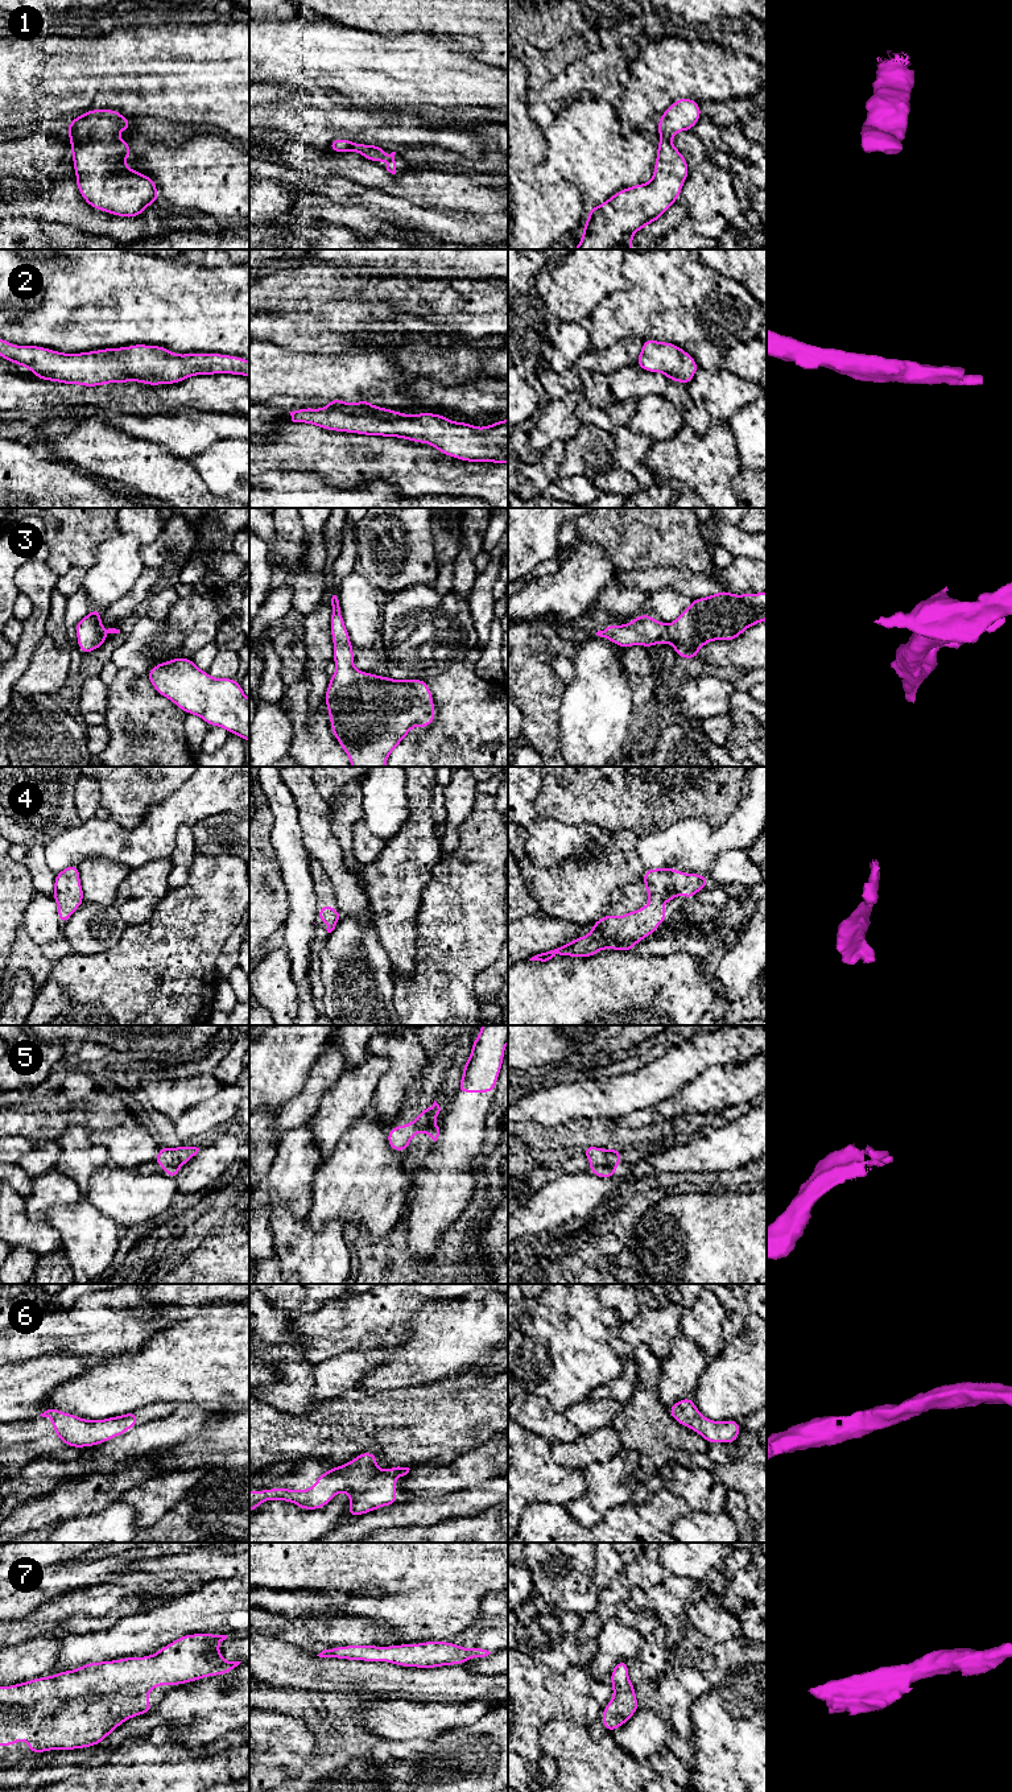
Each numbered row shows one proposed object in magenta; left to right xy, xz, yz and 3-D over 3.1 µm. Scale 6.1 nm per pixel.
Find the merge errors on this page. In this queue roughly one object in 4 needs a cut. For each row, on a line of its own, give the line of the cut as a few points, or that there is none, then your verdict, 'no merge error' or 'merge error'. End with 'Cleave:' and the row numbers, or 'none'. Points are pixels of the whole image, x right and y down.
1: no cut; no merge error
2: no cut; no merge error
3: no cut; no merge error
4: no cut; no merge error
5: cut in yz along (591, 1164), (604, 1167); merge error
6: no cut; no merge error
7: no cut; no merge error
Cleave: 5

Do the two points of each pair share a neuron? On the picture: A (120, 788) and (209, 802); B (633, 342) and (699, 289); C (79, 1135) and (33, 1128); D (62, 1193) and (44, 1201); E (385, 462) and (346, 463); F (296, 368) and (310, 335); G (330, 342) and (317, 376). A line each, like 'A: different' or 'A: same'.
A: different
B: different
C: different
D: same
E: same
F: different
G: different

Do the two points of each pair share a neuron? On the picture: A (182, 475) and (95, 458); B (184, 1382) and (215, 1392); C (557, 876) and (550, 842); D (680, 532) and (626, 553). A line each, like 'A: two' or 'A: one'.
A: one
B: one
C: two
D: one

